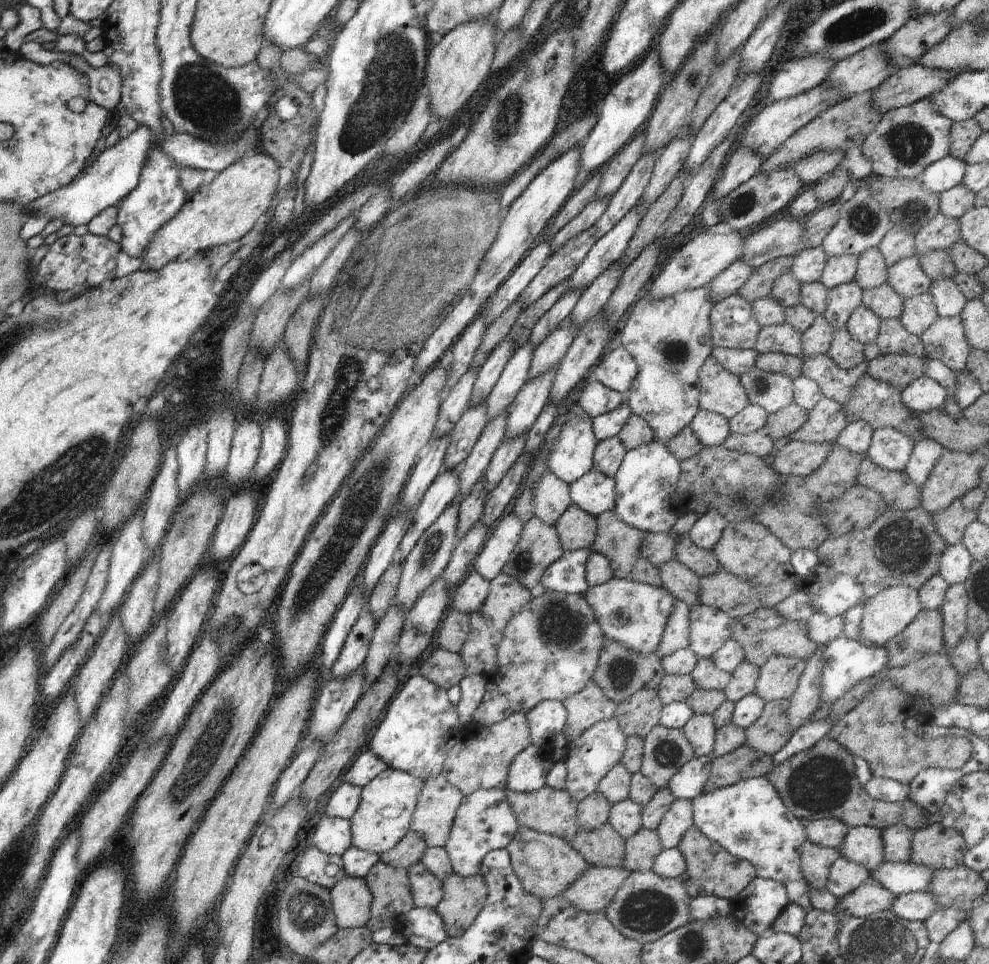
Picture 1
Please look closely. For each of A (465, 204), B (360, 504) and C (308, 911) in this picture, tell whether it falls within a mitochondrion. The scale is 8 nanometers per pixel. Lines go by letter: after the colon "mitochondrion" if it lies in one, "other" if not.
A: other
B: mitochondrion
C: mitochondrion

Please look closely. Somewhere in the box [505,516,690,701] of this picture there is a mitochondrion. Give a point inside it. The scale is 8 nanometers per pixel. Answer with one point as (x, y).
(559, 624)

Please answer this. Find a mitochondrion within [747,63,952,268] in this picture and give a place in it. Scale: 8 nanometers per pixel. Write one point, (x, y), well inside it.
(908, 142)

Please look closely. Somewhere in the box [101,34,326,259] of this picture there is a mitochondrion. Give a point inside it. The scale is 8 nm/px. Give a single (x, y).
(203, 96)

